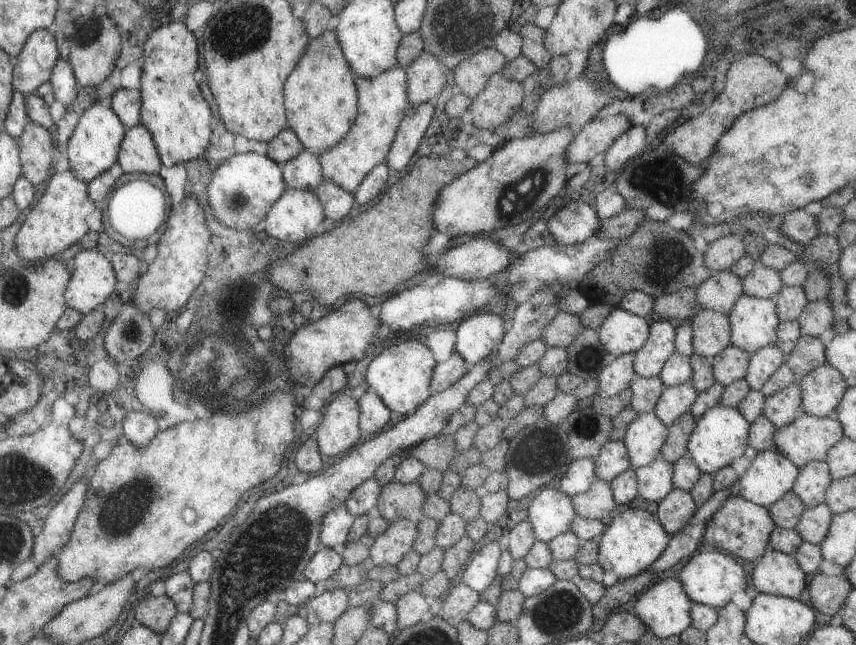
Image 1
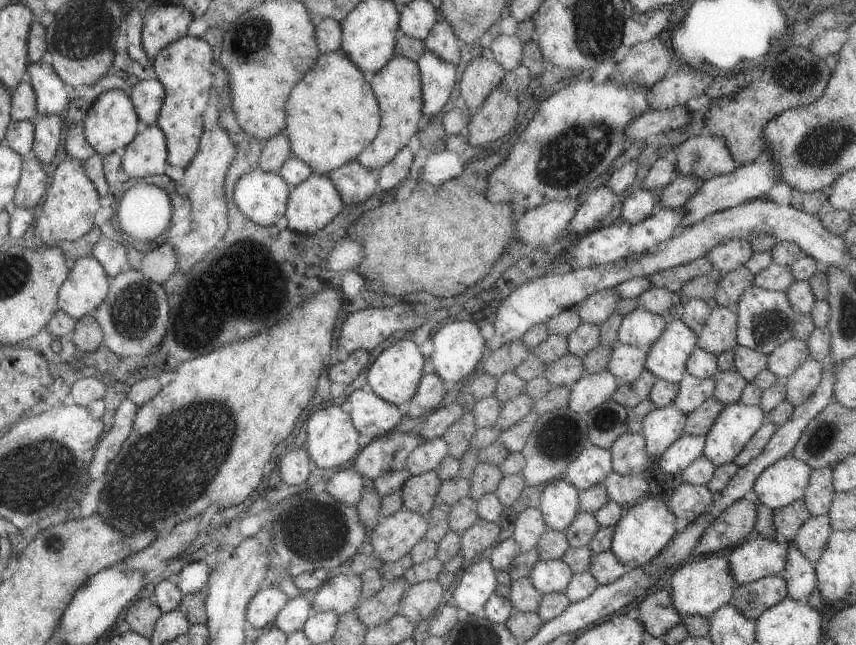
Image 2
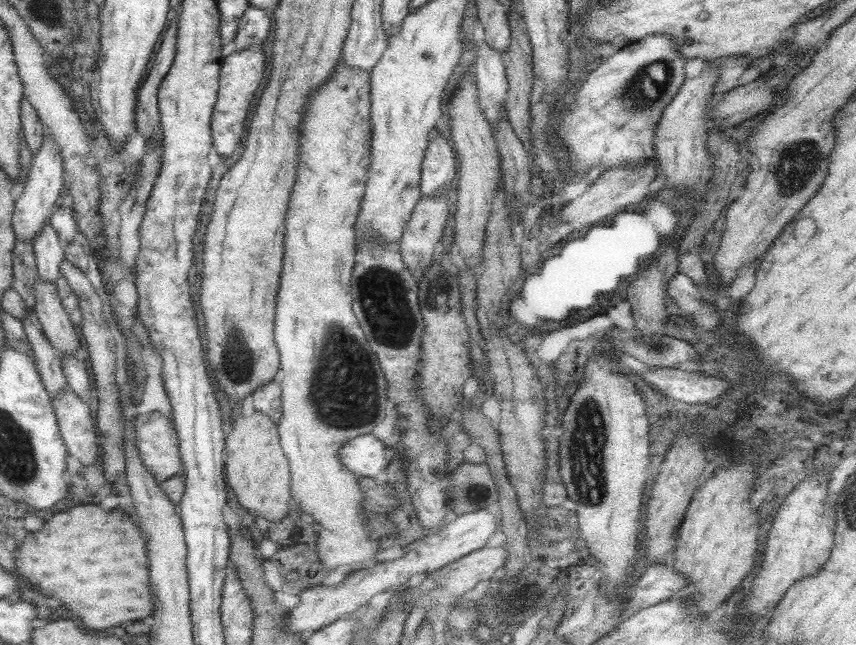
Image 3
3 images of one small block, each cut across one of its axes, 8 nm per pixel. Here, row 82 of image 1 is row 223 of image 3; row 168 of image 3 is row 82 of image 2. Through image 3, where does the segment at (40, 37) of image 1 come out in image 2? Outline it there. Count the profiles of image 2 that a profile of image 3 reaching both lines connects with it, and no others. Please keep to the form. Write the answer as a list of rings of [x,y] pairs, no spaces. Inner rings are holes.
[[[39,60],[27,64],[25,71],[27,71],[27,76],[29,76],[29,84],[31,85],[36,104],[37,116],[31,122],[34,122],[37,117],[61,112],[63,106],[69,102],[67,90],[65,90],[64,82],[55,74],[51,66]]]

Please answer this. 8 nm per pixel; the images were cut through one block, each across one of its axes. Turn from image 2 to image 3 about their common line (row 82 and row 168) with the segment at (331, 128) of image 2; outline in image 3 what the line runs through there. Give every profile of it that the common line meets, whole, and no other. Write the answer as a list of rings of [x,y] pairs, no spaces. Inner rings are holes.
[[[338,61],[332,73],[307,97],[306,103],[304,104],[302,119],[299,123],[296,173],[293,186],[290,188],[291,194],[289,201],[287,201],[287,210],[284,216],[284,235],[282,240],[283,258],[275,297],[274,329],[272,332],[273,340],[278,350],[278,368],[279,372],[281,372],[281,382],[278,384],[280,386],[280,420],[276,423],[276,432],[283,457],[288,463],[288,472],[290,474],[290,504],[291,506],[295,506],[303,516],[309,516],[311,526],[315,531],[315,545],[318,559],[321,561],[324,569],[329,572],[338,566],[349,566],[344,578],[359,569],[367,569],[361,568],[359,564],[374,560],[374,554],[378,551],[376,550],[376,546],[379,545],[378,540],[369,537],[367,526],[364,526],[364,522],[362,522],[362,516],[360,514],[363,508],[360,505],[360,492],[356,483],[356,476],[341,465],[338,451],[338,448],[343,443],[346,443],[351,438],[360,436],[361,432],[366,432],[368,428],[377,425],[385,416],[386,394],[384,392],[386,382],[379,368],[378,360],[371,348],[369,348],[369,343],[365,338],[364,332],[361,330],[355,315],[352,313],[352,296],[350,295],[350,278],[354,265],[354,249],[357,243],[355,240],[354,222],[356,221],[356,216],[360,209],[360,202],[364,194],[365,176],[368,175],[370,159],[369,93],[368,72],[349,68],[345,63]]]

